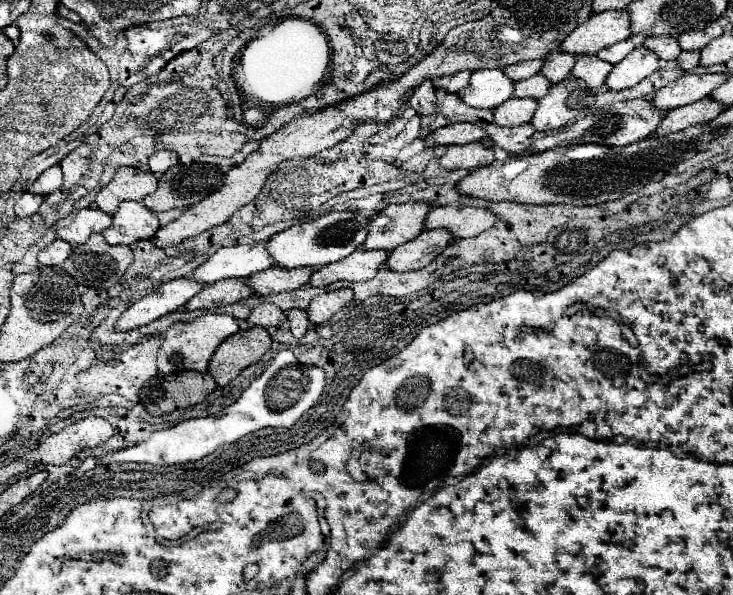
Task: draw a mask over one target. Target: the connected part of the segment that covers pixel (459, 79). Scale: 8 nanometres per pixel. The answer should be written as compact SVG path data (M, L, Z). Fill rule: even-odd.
M460 71L452 77L444 77L440 83L442 83L442 89L448 91L448 93L460 93L462 89L468 87L468 81L470 81L470 71Z

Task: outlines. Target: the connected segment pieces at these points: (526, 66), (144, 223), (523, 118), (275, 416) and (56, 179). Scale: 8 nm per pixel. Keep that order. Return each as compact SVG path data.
M536 59L536 61L518 63L518 65L508 65L508 67L504 67L502 71L516 83L516 81L524 81L524 79L536 75L542 65L544 65L544 61L542 61L542 59Z
M122 201L114 215L112 227L102 235L110 245L132 245L140 239L152 239L160 223L156 213L138 201Z
M508 99L500 107L494 109L494 123L500 127L516 127L522 123L528 123L536 111L534 99Z
M280 351L268 369L256 377L248 389L240 395L236 403L222 409L218 415L204 419L188 419L170 429L152 433L152 437L140 445L114 451L102 459L104 465L110 463L148 463L156 467L166 465L186 465L200 461L202 457L214 453L222 445L236 443L240 437L254 433L264 427L292 427L310 407L316 405L324 391L324 371L320 367L308 367L298 363L292 351Z
M54 165L50 167L48 171L44 171L32 185L30 185L30 193L32 195L48 195L56 189L62 187L62 171L60 171L60 165Z

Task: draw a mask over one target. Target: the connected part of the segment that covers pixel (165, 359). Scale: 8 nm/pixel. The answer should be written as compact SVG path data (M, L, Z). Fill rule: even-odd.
M208 313L208 315L200 315L190 323L176 323L166 331L164 343L158 351L158 369L160 373L168 375L168 373L176 373L176 371L186 371L186 369L194 369L194 371L206 371L208 369L208 361L212 357L212 353L216 351L216 347L228 339L230 335L238 333L238 323L236 319L232 319L232 315L216 315L216 313Z

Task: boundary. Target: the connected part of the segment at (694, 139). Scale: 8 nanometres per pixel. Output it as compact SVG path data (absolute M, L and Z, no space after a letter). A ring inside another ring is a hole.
M696 125L678 131L668 137L642 139L626 147L604 145L568 145L554 147L544 153L508 157L506 161L494 161L486 167L470 171L458 185L458 193L466 197L480 197L486 201L516 201L534 205L600 205L620 199L628 193L636 193L652 181L660 181L674 165L686 157L694 157L698 151L708 149L716 131L708 131L706 125Z

